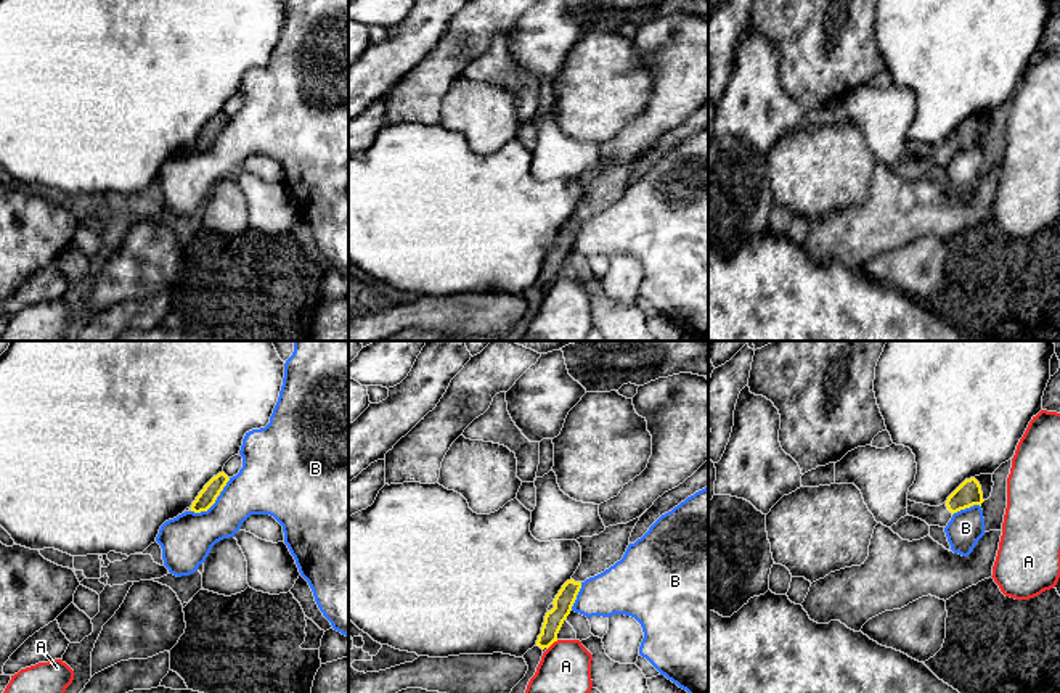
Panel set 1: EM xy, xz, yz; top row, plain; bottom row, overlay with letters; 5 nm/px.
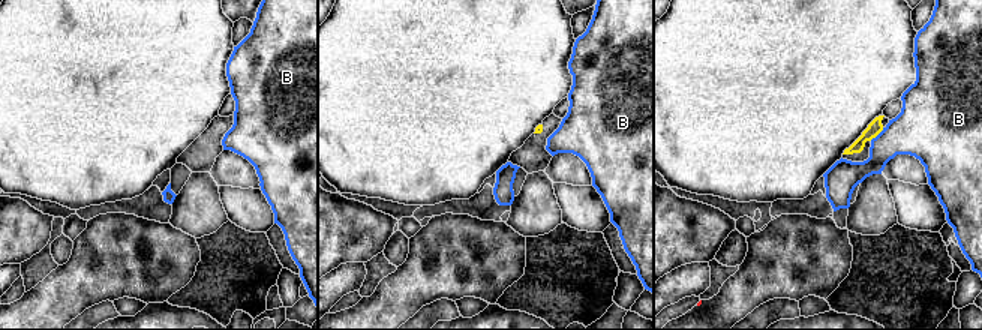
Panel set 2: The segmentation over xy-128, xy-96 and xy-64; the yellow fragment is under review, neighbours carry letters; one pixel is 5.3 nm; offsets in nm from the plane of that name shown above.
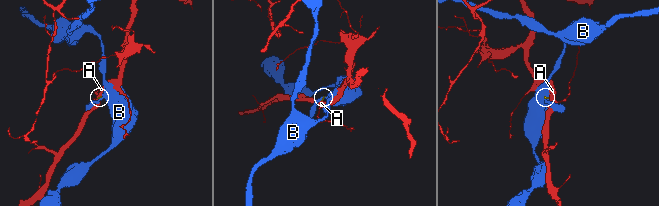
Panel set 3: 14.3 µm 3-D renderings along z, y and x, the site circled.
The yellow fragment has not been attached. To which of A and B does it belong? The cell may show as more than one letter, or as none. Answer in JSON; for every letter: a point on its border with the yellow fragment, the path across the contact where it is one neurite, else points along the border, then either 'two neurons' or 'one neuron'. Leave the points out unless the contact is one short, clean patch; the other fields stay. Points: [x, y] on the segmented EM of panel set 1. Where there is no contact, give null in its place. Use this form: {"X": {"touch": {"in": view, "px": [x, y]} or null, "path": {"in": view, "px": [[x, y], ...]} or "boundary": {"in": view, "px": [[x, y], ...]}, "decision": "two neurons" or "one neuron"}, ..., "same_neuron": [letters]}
{"A": {"touch": {"in": "xz", "px": [553, 642]}, "boundary": {"in": "xz", "px": [[558, 640], [548, 648]]}, "decision": "two neurons"}, "B": {"touch": {"in": "xy", "px": [214, 502]}, "boundary": {"in": "xy", "px": [[230, 478], [206, 510], [191, 512]]}, "decision": "two neurons"}, "same_neuron": []}

